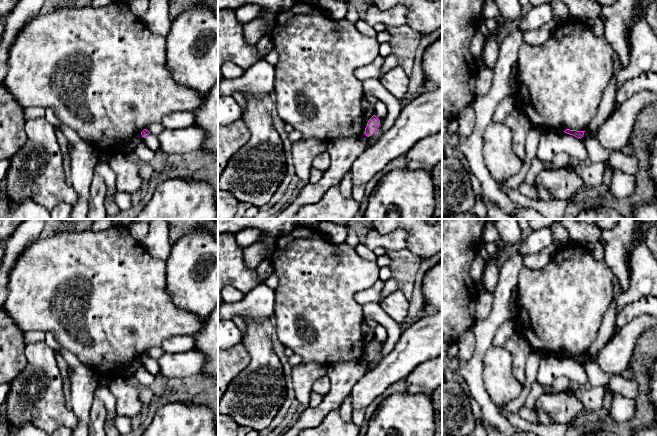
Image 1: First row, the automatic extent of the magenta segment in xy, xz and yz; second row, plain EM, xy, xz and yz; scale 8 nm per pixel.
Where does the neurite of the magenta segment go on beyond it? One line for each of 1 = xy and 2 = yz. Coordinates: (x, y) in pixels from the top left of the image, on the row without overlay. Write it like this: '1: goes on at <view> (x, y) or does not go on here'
1: does not go on here
2: does not go on here

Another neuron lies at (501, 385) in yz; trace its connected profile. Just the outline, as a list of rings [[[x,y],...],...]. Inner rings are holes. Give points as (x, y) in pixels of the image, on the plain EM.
[[[490,347],[483,360],[482,378],[491,401],[502,408],[523,390],[512,373],[512,358],[503,347]]]

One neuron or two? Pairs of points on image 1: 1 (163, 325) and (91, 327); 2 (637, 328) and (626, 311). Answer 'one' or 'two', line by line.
1: one
2: two

